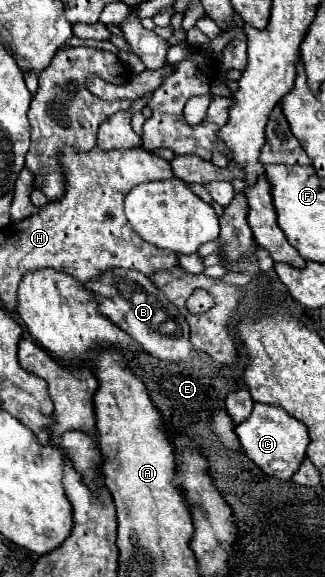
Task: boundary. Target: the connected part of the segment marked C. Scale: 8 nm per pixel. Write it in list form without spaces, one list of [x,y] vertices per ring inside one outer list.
[[[255,404],[251,416],[241,422],[235,428],[239,442],[245,450],[245,454],[269,476],[279,478],[279,480],[291,480],[295,470],[301,466],[305,460],[305,450],[309,446],[309,434],[307,426],[287,412],[279,410],[277,406],[265,406],[265,404]]]

